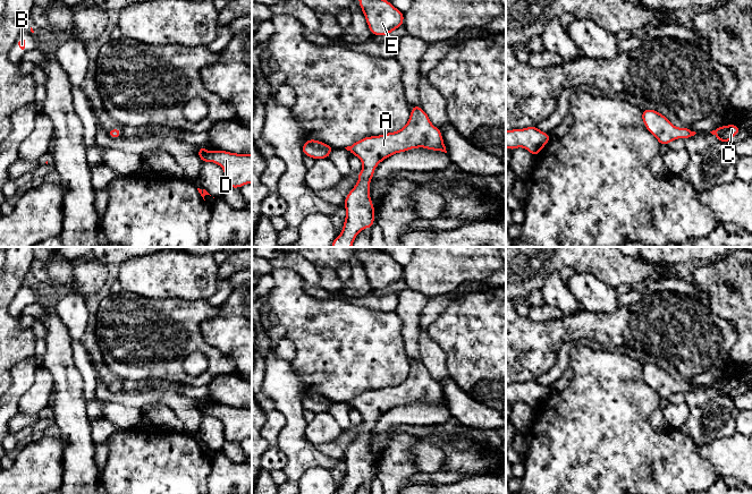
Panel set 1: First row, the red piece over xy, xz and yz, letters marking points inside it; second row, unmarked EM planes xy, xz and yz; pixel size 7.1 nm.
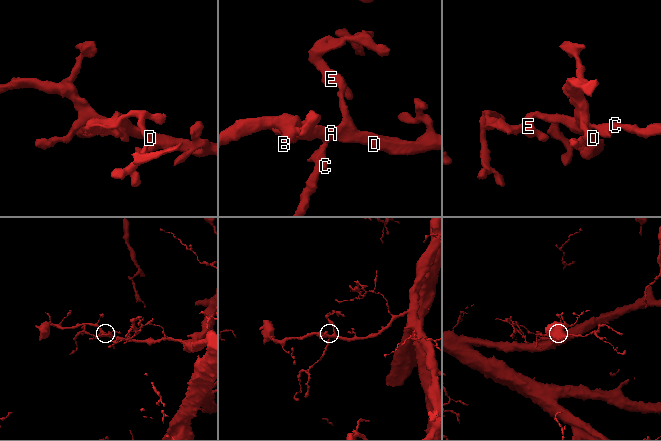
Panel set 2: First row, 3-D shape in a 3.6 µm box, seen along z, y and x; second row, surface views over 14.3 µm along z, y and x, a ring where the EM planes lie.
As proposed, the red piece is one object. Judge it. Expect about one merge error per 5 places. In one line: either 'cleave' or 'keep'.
keep

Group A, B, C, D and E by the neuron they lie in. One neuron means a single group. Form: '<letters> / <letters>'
A B C D E

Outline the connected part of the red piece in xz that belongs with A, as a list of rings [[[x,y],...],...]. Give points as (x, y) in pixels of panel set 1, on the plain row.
[[[420,359],[411,363],[411,370],[402,383],[363,391],[345,401],[362,415],[363,423],[357,426],[357,437],[344,454],[346,471],[341,487],[335,494],[355,494],[363,483],[373,479],[375,466],[370,451],[370,436],[379,417],[396,407],[419,401],[447,407],[440,383],[431,377]]]

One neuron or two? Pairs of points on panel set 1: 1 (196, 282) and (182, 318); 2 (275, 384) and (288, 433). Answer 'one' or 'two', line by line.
1: two
2: one

